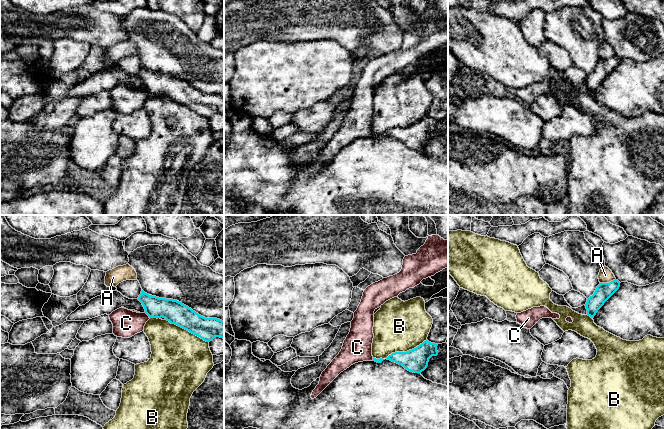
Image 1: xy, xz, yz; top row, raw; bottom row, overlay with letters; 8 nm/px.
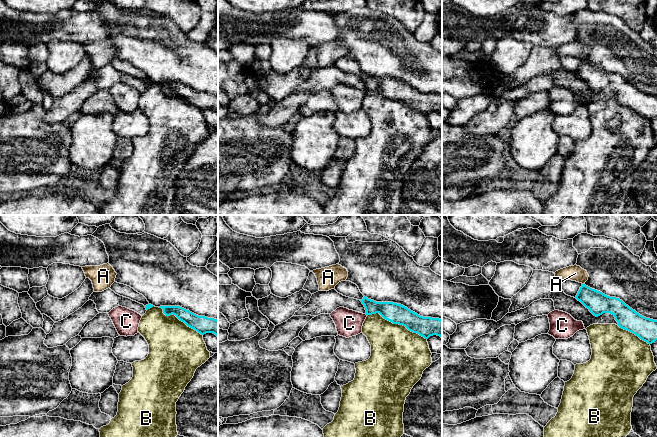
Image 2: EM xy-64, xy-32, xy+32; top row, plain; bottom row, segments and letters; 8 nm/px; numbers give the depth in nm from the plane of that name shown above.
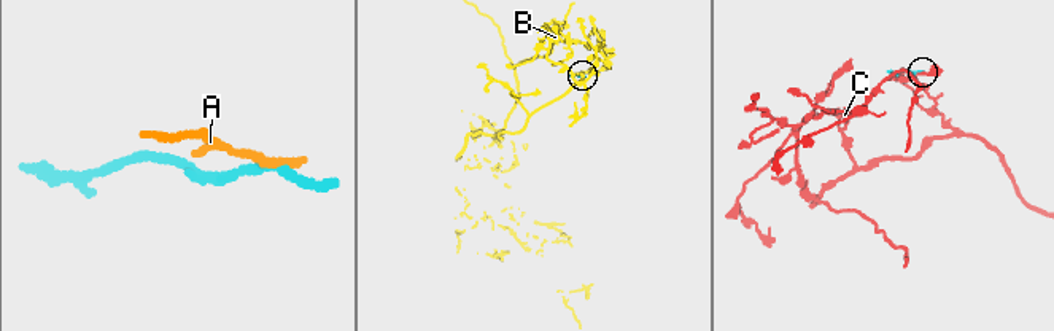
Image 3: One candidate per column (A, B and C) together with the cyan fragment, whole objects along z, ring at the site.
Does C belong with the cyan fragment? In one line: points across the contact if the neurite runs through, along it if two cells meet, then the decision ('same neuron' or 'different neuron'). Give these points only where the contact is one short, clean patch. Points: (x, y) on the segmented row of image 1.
along xy (145, 312), (149, 318) | different neuron

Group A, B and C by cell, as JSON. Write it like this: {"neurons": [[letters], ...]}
{"neurons": [["A"], ["B"], ["C"]]}

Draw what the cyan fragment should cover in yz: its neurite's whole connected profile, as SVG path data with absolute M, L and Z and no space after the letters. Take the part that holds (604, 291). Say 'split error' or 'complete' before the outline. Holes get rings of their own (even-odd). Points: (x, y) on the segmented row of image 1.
complete; M616 279L609 283L600 283L594 294L587 299L585 304L587 315L594 318L598 310L619 289L619 287L620 282Z

